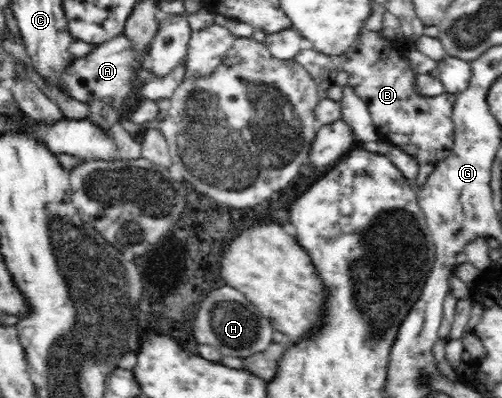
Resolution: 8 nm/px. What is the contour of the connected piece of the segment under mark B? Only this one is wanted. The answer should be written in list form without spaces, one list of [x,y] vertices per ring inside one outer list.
[[[363,29],[355,44],[334,61],[339,70],[347,72],[348,86],[367,103],[373,123],[387,140],[407,154],[415,155],[419,165],[425,162],[437,164],[447,158],[453,148],[452,112],[456,95],[427,96],[419,93],[415,85],[419,73],[406,56],[395,58],[395,54],[404,54],[403,50],[398,50],[395,41],[383,38],[380,31]]]

